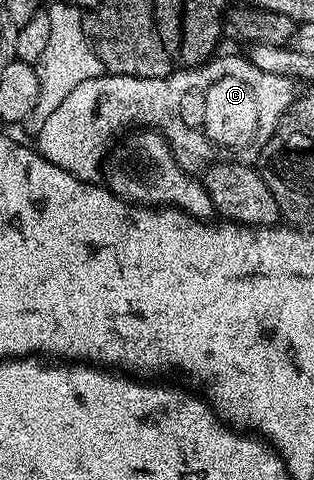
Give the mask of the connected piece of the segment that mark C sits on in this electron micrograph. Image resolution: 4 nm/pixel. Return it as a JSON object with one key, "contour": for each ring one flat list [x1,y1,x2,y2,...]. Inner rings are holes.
{"contour":[[227,54,224,58,216,56,202,66,176,69,164,78,134,78,104,72,100,78,77,84,77,88,73,88,73,92,69,92,69,96,65,96,65,100,61,100,57,108,53,108,49,120,45,120,45,124,41,124,39,129,37,149,52,164,65,168,75,178,91,180,99,170,103,145,118,130,126,131,131,127,150,128,158,130,167,139,171,151,180,163,197,161,203,142,208,142,215,150,227,150,228,159,251,164,260,157,263,143,271,139,283,115,295,103,295,88,296,83,290,78,263,72,260,68,255,68,246,56,238,58,235,54]]}

